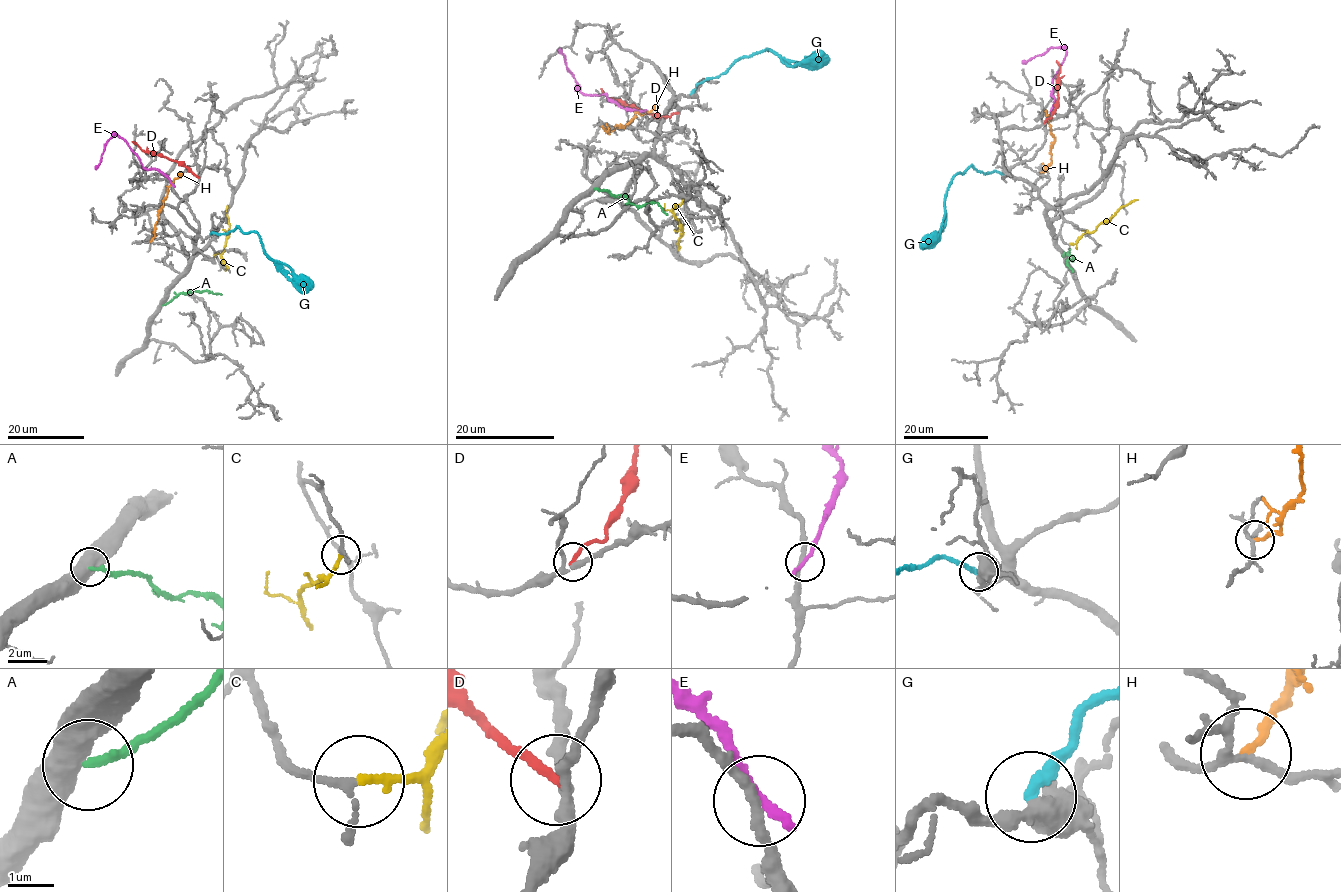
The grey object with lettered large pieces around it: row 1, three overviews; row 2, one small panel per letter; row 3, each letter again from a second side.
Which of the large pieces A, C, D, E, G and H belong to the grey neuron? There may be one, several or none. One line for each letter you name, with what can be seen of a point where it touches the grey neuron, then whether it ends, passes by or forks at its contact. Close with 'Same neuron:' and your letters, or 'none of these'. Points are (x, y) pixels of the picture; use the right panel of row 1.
C: (1070, 244) | it ends
Same neuron: C

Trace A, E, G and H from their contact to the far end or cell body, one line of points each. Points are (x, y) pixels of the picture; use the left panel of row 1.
A: (162, 305), (180, 293), (191, 291), (222, 294)
E: (172, 184), (157, 170), (145, 169), (116, 134), (109, 140), (96, 169)
G: (210, 234), (227, 233), (238, 226), (242, 232), (257, 232), (266, 253), (286, 264), (311, 289)
H: (151, 241), (167, 189), (182, 173)

